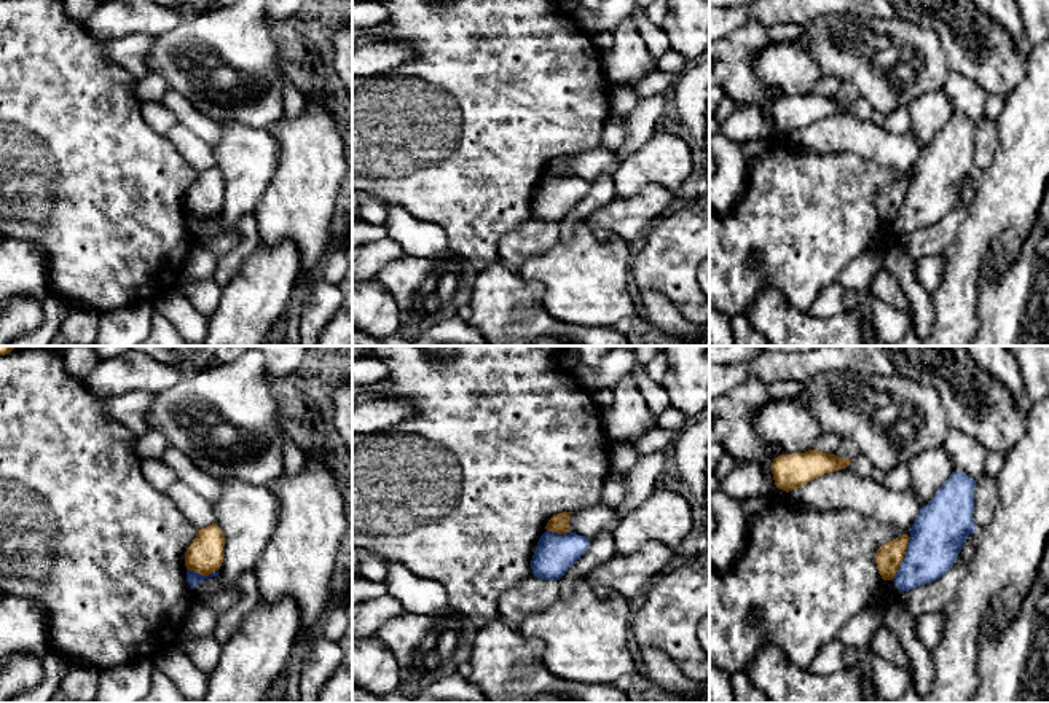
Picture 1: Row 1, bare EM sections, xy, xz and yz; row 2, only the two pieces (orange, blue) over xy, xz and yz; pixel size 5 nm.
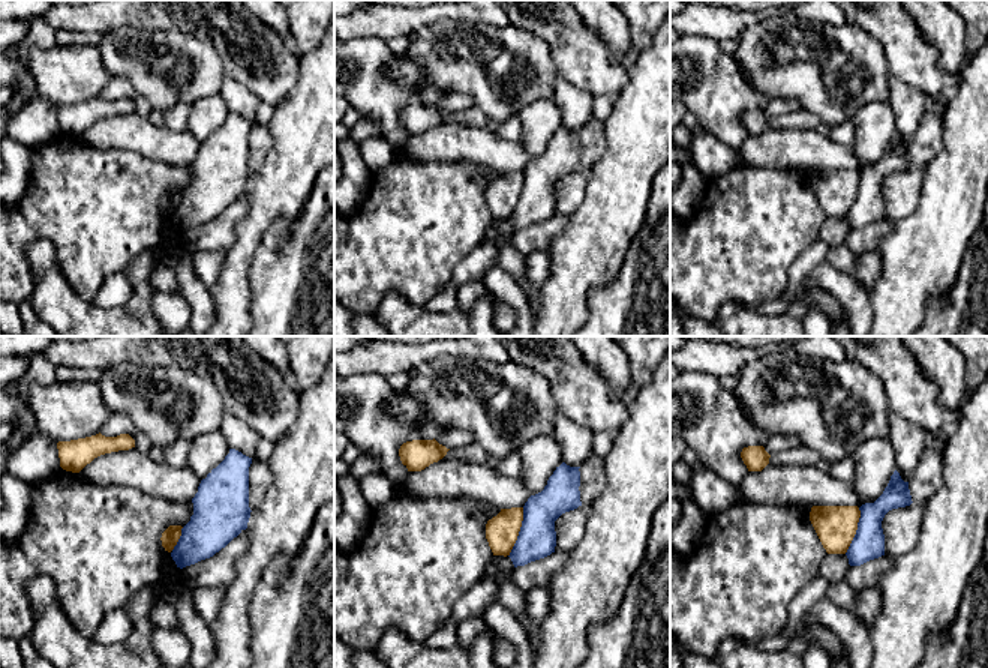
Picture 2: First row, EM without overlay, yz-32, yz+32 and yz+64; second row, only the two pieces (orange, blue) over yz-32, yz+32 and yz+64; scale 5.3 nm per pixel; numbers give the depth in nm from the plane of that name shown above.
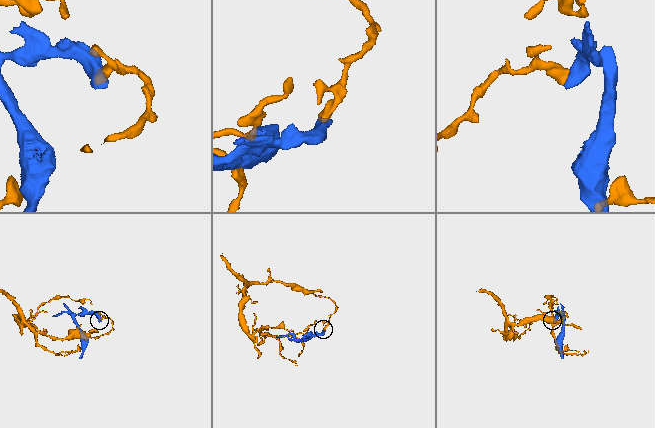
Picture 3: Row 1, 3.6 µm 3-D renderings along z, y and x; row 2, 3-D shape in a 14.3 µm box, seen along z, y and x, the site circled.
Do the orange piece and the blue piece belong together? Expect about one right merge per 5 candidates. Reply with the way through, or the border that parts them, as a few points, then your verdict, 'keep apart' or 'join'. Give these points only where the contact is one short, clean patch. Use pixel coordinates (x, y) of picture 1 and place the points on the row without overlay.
border yz (911, 180), (906, 198), (891, 222); keep apart

